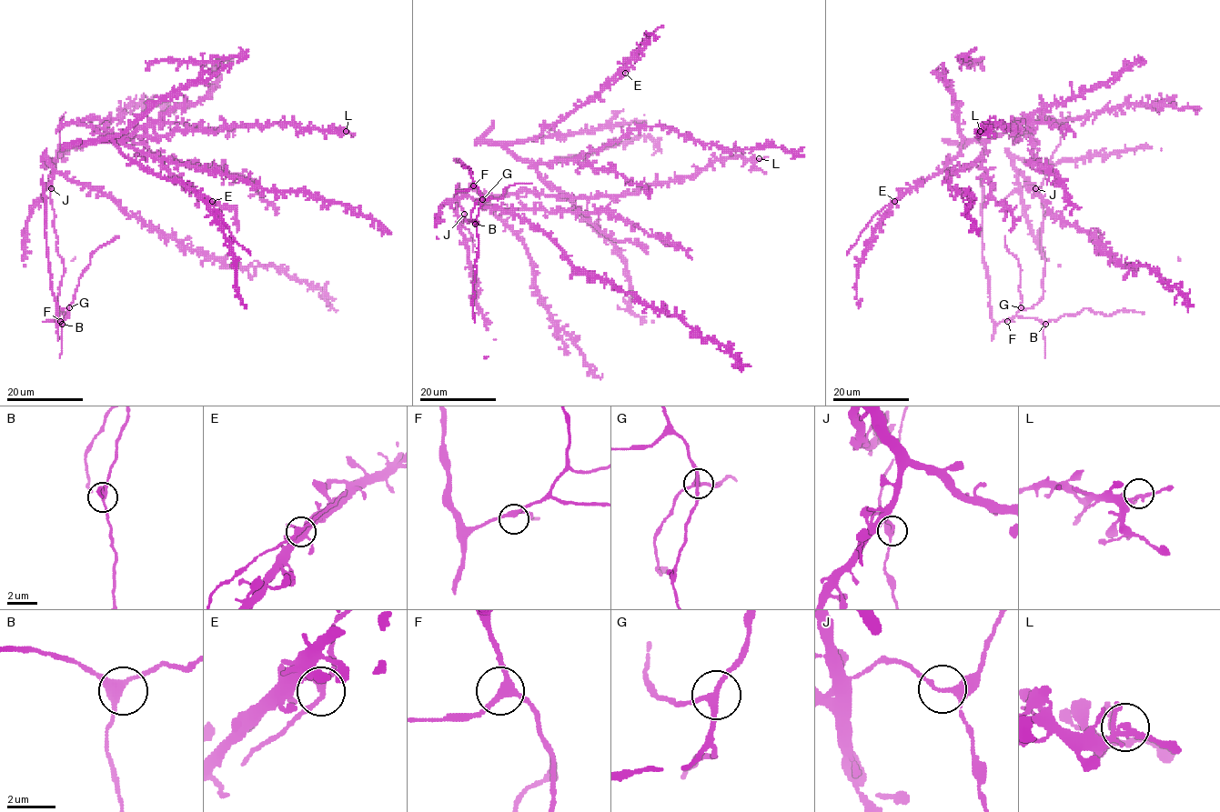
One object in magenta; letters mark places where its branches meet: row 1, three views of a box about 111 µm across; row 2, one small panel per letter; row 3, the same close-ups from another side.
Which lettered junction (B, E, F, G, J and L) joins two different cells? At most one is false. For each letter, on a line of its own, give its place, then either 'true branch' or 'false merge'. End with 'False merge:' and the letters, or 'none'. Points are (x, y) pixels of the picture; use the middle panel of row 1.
B: place (475, 224); true branch
E: place (625, 73); false merge
F: place (473, 185); true branch
G: place (482, 199); true branch
J: place (464, 214); true branch
L: place (759, 158); true branch
False merge: E

